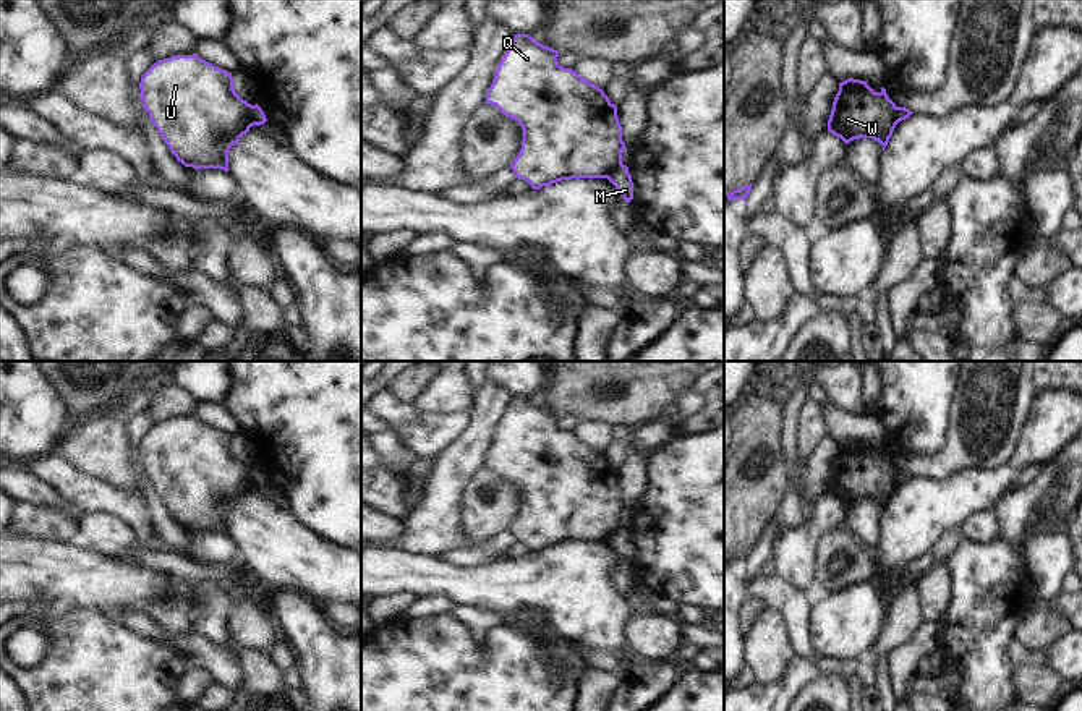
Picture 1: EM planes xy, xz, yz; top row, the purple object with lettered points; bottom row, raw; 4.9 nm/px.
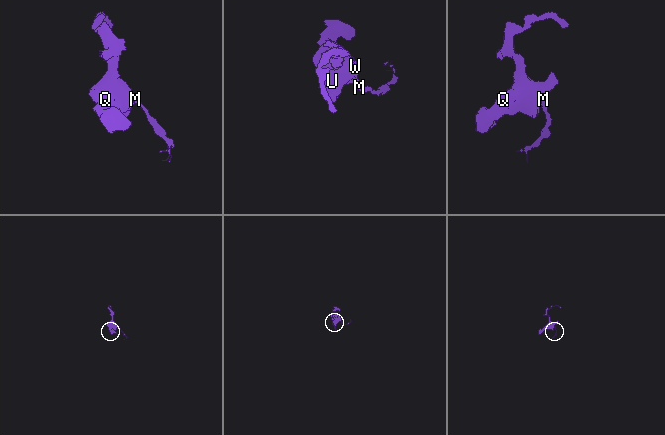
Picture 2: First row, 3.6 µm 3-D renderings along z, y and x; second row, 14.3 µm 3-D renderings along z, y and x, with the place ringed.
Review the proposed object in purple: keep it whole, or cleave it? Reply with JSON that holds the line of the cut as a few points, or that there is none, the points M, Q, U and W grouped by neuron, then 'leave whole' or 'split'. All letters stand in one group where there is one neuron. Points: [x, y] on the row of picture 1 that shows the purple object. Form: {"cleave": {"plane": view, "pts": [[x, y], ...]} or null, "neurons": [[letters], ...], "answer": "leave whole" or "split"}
{"cleave": {"plane": "xy", "pts": [[251, 106], [250, 117], [255, 123]]}, "neurons": [["M"], ["Q", "U", "W"]], "answer": "split"}

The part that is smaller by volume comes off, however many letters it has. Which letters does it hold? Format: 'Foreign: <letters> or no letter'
Foreign: M

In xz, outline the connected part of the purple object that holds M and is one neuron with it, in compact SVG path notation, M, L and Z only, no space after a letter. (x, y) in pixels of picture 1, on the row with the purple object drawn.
M616 165L611 170L607 180L616 186L625 202L630 202L633 199L633 183L627 165Z

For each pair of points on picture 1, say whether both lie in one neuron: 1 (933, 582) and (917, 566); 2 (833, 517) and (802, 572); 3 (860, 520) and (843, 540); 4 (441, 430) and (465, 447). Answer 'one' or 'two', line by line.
1: two
2: one
3: two
4: two

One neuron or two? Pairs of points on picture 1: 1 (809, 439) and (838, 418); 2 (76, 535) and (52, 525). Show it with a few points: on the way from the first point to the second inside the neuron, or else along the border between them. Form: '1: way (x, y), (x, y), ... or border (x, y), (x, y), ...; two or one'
1: border (822, 407), (828, 433); two
2: way (70, 533), (59, 527); one

